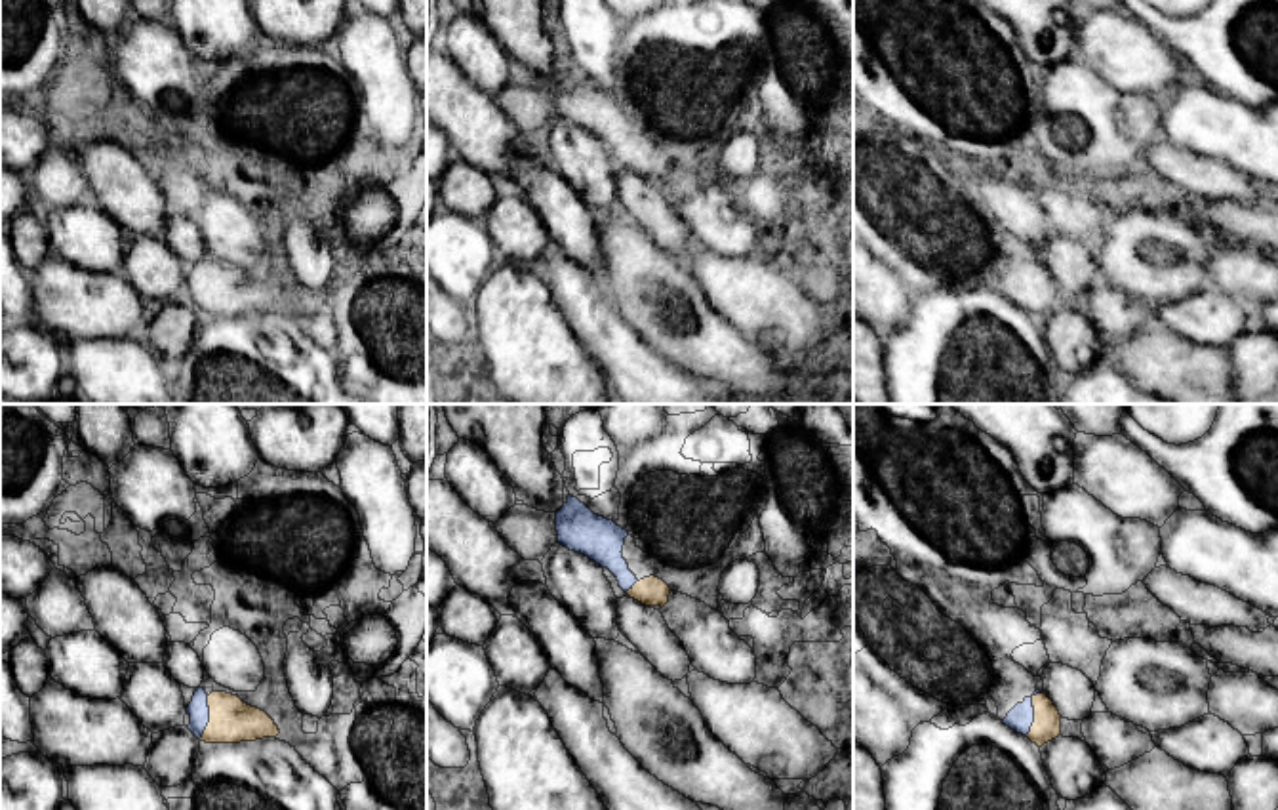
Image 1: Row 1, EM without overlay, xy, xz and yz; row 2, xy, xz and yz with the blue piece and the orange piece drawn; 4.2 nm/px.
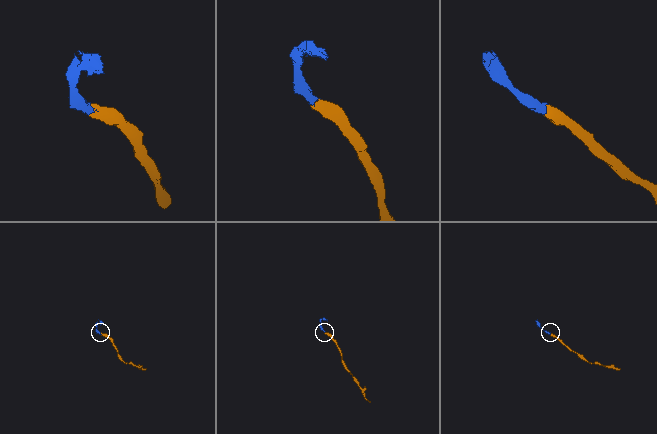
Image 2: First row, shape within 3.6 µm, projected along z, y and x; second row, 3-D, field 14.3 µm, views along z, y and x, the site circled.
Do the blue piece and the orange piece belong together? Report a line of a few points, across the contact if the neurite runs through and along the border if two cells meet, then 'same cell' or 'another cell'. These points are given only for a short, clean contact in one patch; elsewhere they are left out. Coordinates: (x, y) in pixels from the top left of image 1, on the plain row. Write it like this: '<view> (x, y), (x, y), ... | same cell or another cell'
yz (1021, 290), (1033, 284), (1046, 300) | same cell

